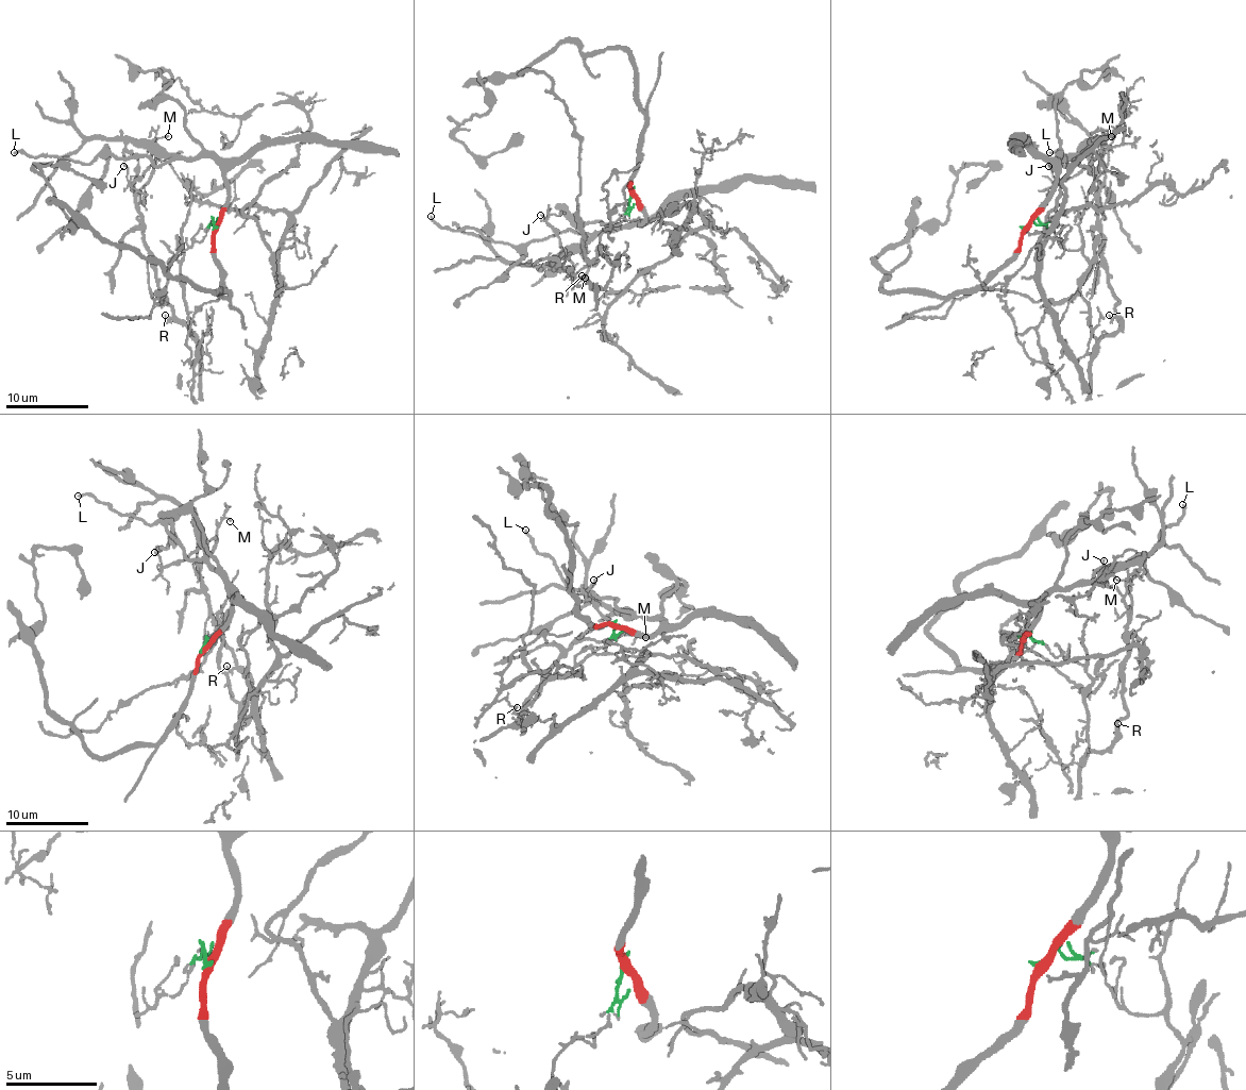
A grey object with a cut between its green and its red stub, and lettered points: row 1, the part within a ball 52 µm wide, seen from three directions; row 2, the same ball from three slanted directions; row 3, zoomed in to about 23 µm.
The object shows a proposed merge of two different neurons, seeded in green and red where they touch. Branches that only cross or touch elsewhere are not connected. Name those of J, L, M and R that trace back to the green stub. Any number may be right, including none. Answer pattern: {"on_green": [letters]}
{"on_green": ["J", "M", "R"]}

